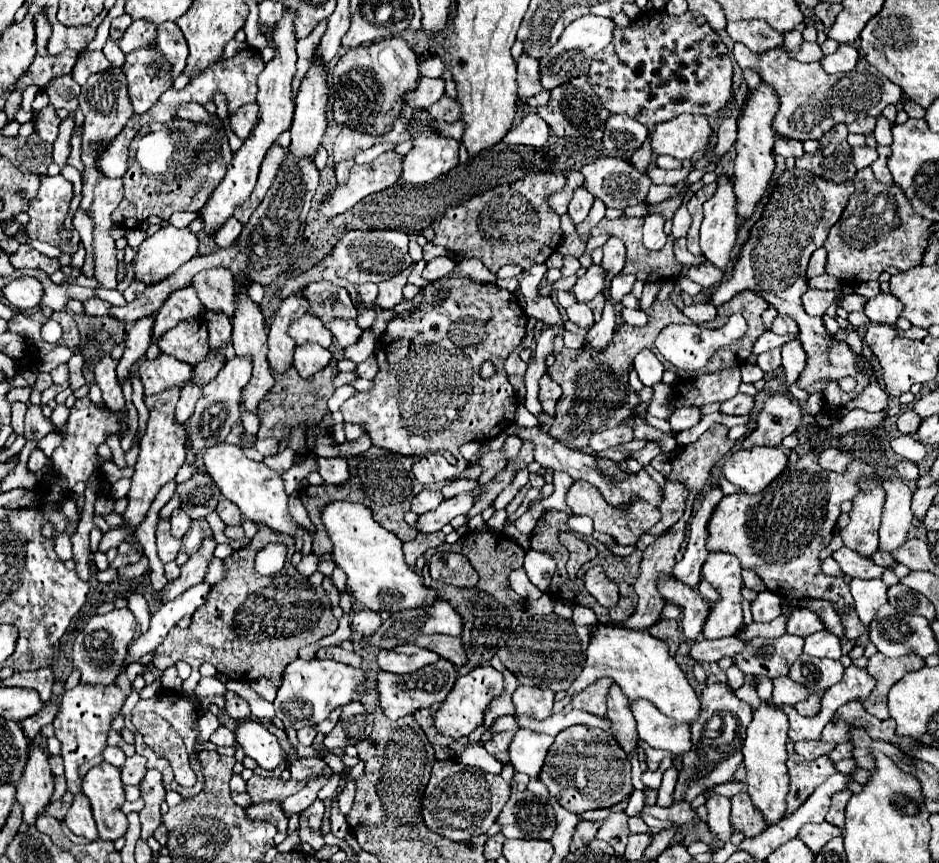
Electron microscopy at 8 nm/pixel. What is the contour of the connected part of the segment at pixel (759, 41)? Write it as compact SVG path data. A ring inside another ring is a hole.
M734 21L728 23L726 31L734 43L744 43L754 53L774 49L784 41L782 33L774 31L764 21Z

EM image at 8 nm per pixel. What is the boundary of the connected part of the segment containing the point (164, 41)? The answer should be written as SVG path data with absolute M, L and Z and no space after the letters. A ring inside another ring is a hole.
M166 21L166 23L160 25L160 49L168 57L168 61L172 65L172 71L178 77L186 67L188 43L186 43L182 31L178 31L176 23Z

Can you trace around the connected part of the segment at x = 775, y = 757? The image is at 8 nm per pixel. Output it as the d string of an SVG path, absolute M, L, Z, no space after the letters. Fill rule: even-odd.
M762 703L754 711L754 719L748 725L746 739L742 745L744 755L744 767L746 767L746 785L752 805L762 813L766 823L776 825L786 815L786 795L788 795L788 719L784 711L772 703Z

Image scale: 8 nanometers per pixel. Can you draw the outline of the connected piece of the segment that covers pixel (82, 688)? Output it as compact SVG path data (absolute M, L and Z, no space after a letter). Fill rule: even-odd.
M110 683L104 689L96 689L90 685L78 685L74 689L68 689L62 697L60 711L54 717L54 729L56 737L62 743L62 759L64 759L64 769L66 769L66 781L68 781L68 791L70 793L80 793L82 791L82 779L78 777L78 767L92 757L102 755L102 749L106 747L106 735L110 729L112 719L120 713L122 705L126 701L126 695L116 683Z

